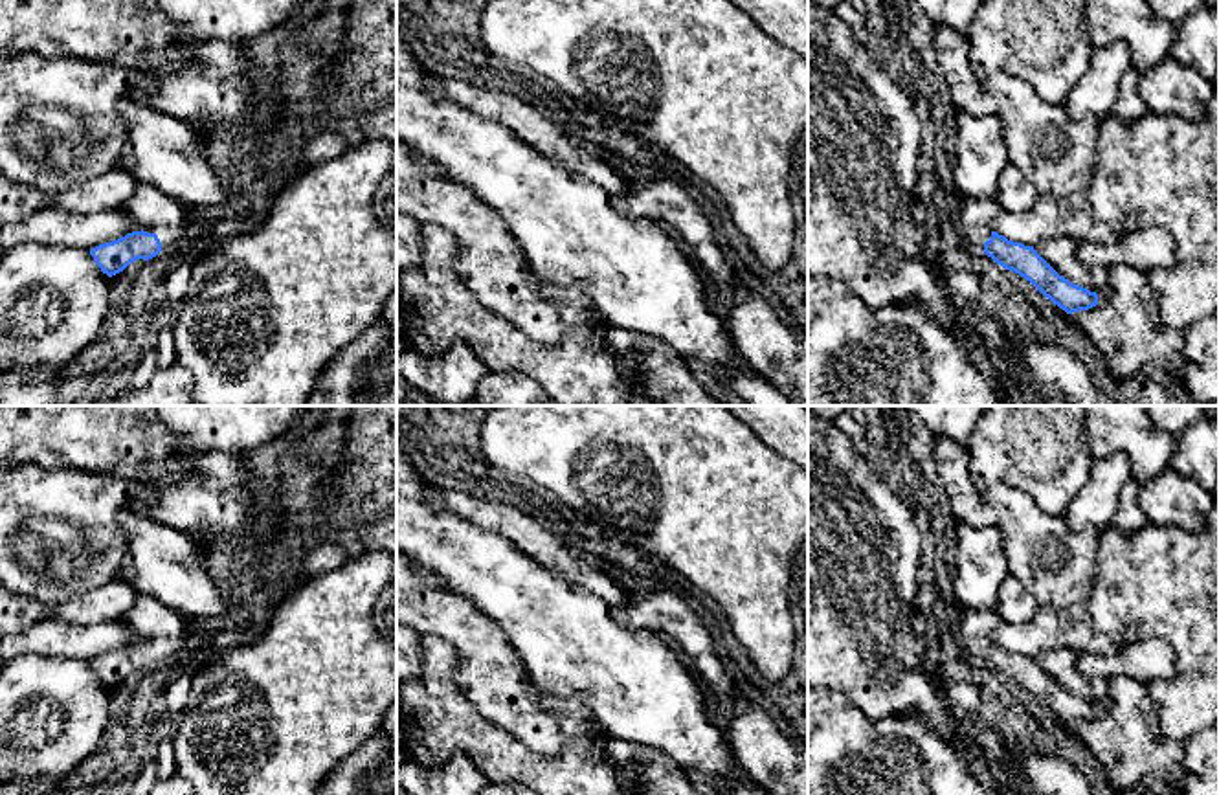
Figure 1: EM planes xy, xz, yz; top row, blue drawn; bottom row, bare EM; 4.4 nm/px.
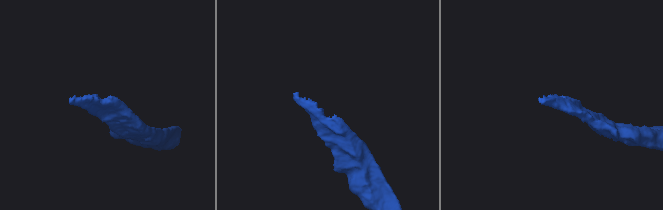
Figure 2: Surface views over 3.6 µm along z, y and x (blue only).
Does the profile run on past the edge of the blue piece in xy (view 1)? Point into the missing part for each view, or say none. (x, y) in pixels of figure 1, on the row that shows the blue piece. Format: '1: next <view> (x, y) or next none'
1: next xy (153, 212)

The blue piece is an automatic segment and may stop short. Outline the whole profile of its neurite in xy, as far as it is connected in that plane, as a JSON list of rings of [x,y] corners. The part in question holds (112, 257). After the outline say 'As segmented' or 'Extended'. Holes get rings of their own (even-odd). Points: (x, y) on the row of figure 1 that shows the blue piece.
[[[140,182],[134,195],[119,209],[132,217],[138,230],[90,250],[95,264],[108,277],[138,259],[149,261],[180,248],[187,220],[184,204]]]. Extended

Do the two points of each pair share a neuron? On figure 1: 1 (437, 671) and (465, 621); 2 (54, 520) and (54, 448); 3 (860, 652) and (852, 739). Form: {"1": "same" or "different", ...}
{"1": "different", "2": "different", "3": "different"}

